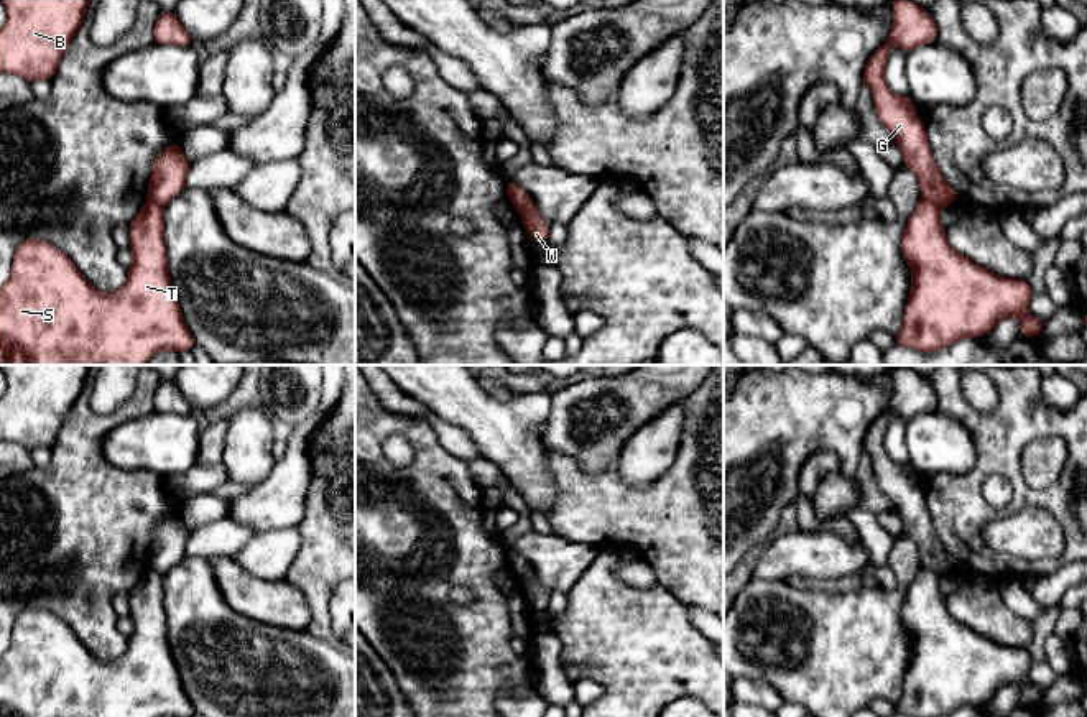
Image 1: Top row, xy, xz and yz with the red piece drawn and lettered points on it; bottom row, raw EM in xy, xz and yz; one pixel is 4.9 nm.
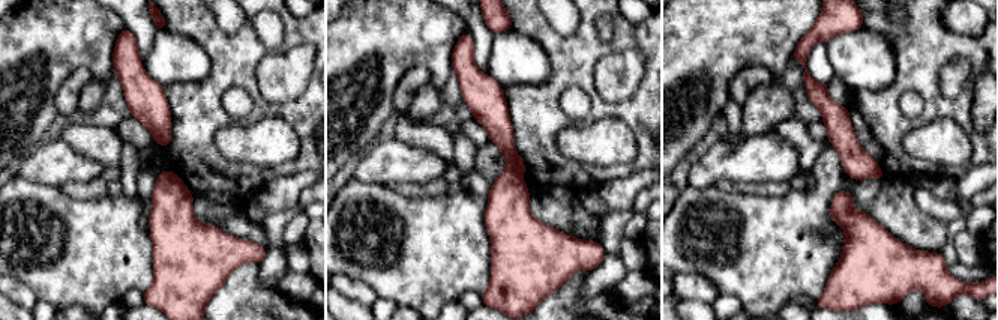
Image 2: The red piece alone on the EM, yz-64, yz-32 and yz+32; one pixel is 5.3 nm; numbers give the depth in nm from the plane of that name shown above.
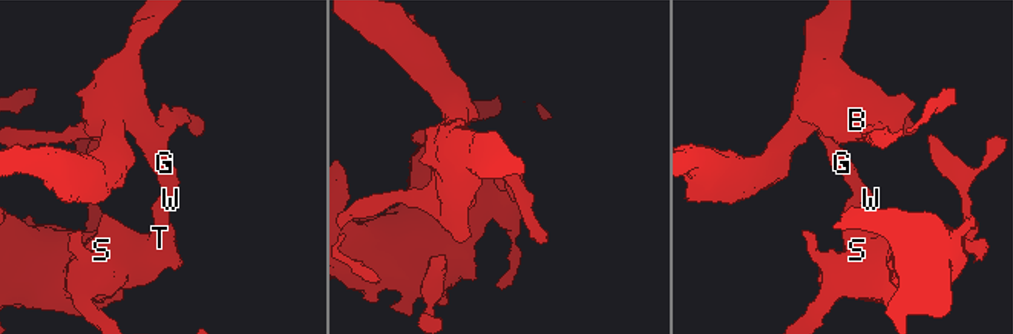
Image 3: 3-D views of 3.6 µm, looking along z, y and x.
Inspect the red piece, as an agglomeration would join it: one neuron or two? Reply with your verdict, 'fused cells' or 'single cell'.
fused cells

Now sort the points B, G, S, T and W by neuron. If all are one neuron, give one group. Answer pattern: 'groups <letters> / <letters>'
groups B G W / S T

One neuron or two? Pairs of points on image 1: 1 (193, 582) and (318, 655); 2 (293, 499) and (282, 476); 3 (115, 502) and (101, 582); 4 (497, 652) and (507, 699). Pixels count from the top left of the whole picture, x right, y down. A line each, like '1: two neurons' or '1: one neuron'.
1: one neuron
2: one neuron
3: one neuron
4: two neurons

